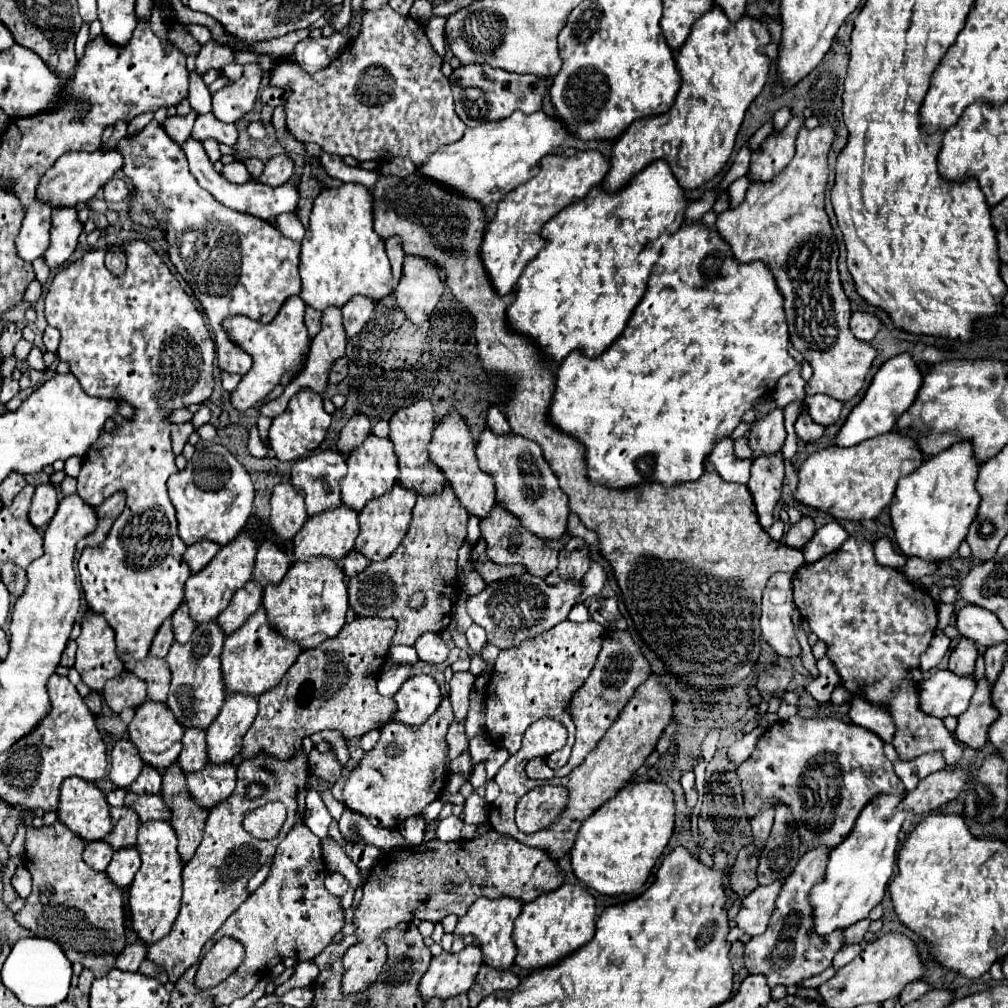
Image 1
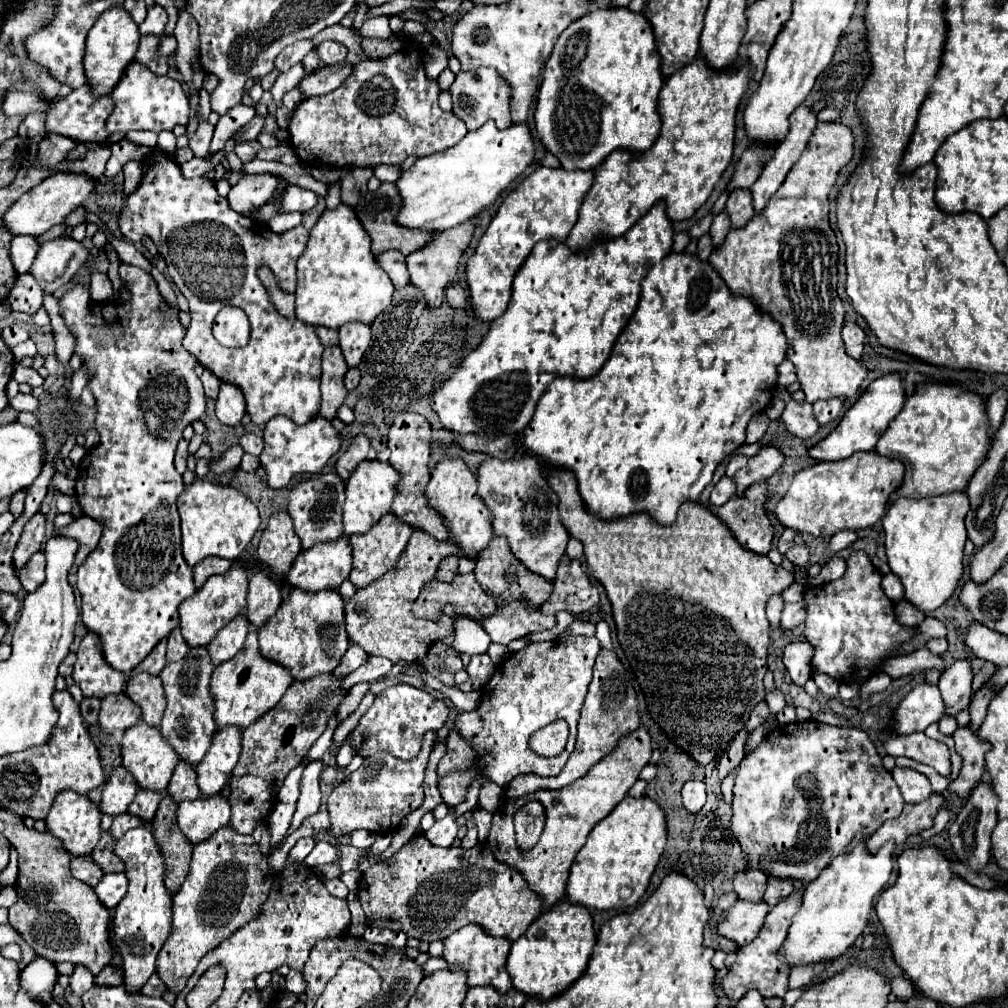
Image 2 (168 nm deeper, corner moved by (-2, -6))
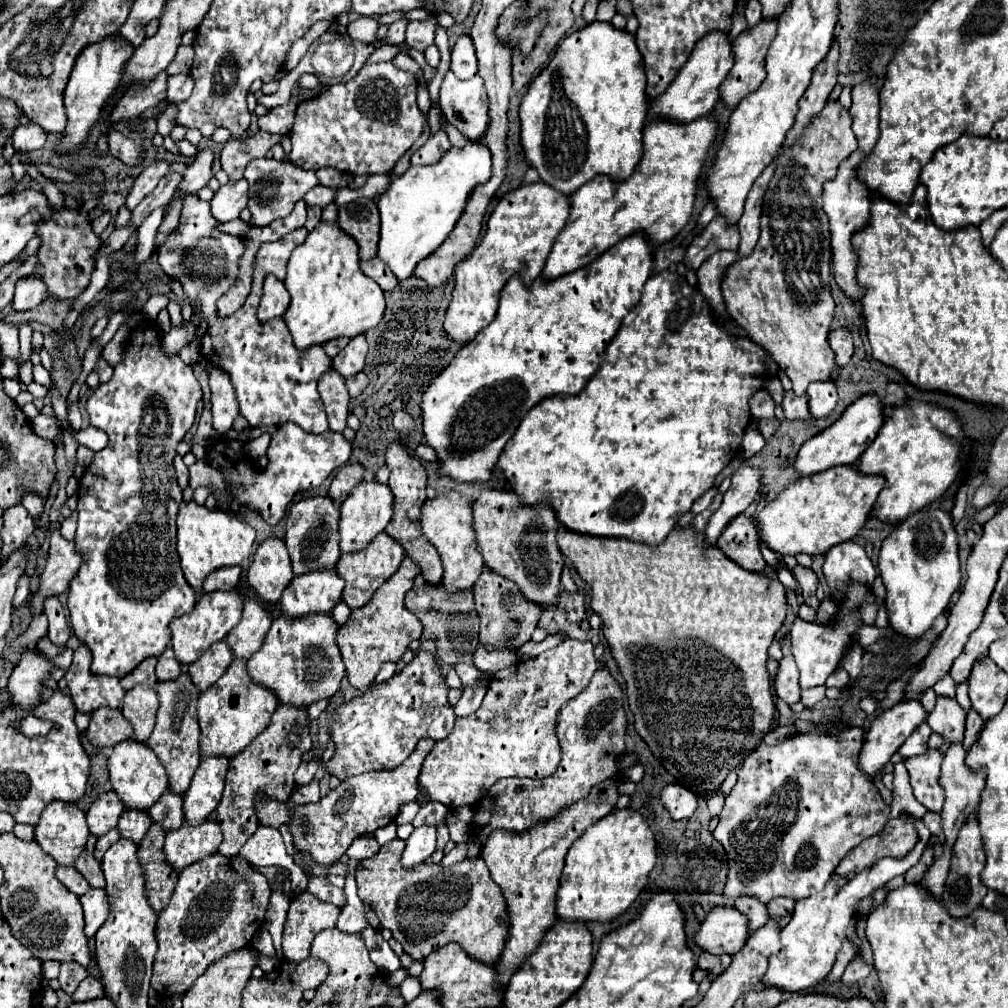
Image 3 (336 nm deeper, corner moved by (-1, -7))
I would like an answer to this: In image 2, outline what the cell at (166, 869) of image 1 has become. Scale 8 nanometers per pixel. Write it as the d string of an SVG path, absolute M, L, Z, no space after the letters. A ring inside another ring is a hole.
M133 828L117 842L115 854L125 862L125 874L129 878L129 890L113 914L113 940L123 956L125 988L139 992L141 986L155 972L155 960L163 948L171 920L173 920L173 894L165 888L165 862L157 852L157 840L149 828Z

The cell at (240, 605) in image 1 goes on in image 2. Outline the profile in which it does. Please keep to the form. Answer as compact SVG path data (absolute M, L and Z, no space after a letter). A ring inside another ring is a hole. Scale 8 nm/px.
M245 614L235 616L211 642L209 642L209 654L213 664L221 664L229 658L233 658L245 644L245 636L249 632L249 622Z

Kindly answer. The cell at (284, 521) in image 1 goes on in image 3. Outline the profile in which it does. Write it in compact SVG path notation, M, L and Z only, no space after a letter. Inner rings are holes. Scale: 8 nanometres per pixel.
M282 539L262 541L248 569L248 583L264 603L278 603L282 591L294 579L290 557Z

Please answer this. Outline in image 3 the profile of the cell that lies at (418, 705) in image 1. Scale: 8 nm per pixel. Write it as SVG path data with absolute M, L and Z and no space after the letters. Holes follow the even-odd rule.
M420 649L414 659L384 683L374 683L370 691L338 705L328 723L334 755L324 769L346 781L348 777L398 767L424 737L444 741L454 729L456 715L448 703L448 685L432 651Z

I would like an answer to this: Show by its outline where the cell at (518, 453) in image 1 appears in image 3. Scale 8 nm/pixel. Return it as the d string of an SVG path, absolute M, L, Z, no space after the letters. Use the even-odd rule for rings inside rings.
M510 487L504 489L482 489L478 501L472 507L474 533L478 551L484 557L484 565L498 575L514 581L524 593L526 601L542 607L556 605L560 595L560 573L564 557L556 545L558 521L550 507L534 505L522 507L520 499Z

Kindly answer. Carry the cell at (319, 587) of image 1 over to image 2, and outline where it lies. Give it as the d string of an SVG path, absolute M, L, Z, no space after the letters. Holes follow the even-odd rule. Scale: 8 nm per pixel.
M291 588L289 598L259 628L261 654L287 666L295 680L307 680L321 672L333 672L347 646L349 638L345 632L343 598L337 590L305 592L301 588Z

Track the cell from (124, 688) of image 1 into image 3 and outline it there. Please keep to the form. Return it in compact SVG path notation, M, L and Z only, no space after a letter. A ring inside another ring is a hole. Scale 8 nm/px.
M100 707L92 713L86 737L96 747L114 747L124 739L132 739L132 725L124 719L120 709Z

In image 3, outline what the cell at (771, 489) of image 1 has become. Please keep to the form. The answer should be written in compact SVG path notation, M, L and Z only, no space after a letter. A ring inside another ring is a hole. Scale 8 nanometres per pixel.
M738 515L720 535L718 543L720 551L732 561L736 561L740 567L750 569L752 573L764 573L766 571L766 561L760 553L760 541L758 541L758 531L754 523Z

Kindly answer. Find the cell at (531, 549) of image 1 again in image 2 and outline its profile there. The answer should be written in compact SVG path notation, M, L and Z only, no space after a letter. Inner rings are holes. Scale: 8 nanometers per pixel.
M501 536L491 538L491 542L487 544L485 550L481 550L481 556L477 558L477 566L475 566L475 576L477 582L489 590L491 594L497 594L497 604L513 598L513 596L523 596L527 600L531 600L533 606L541 606L553 592L553 582L545 580L543 576L537 576L535 572L529 572L521 560L517 560L511 552L509 552L509 542Z

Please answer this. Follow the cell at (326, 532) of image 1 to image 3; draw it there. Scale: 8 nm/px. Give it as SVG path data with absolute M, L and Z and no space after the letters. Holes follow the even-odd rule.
M314 571L294 577L280 599L280 611L288 619L312 613L332 613L334 605L342 599L344 581L336 571Z

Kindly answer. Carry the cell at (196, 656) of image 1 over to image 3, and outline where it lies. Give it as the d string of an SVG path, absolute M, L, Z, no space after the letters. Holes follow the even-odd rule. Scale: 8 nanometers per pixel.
M182 673L176 681L156 683L156 693L160 697L160 709L156 715L156 727L146 745L156 753L158 761L164 765L170 789L178 795L184 795L196 767L200 765L200 725L196 717L196 703L200 691L190 681L188 673Z

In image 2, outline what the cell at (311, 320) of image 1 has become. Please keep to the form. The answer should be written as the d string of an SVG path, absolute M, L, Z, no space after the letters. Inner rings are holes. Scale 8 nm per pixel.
M317 326L317 328L315 328L315 334L319 336L319 340L321 340L321 344L323 344L323 346L339 344L339 334L337 334L337 330L331 330L331 328L321 328L321 326Z

